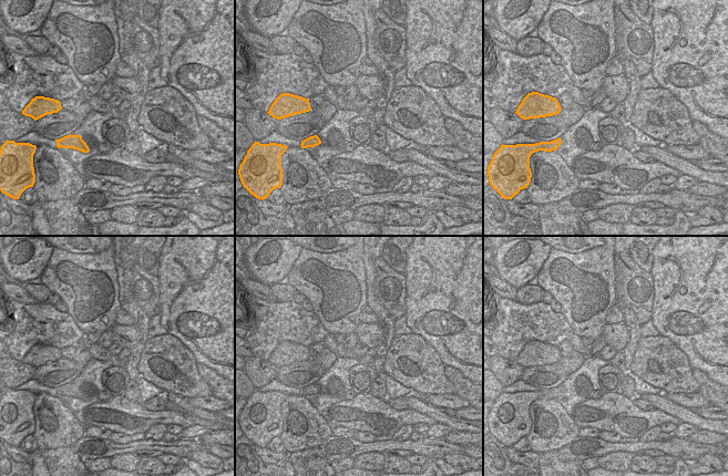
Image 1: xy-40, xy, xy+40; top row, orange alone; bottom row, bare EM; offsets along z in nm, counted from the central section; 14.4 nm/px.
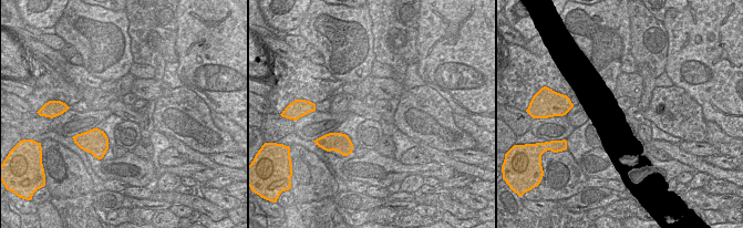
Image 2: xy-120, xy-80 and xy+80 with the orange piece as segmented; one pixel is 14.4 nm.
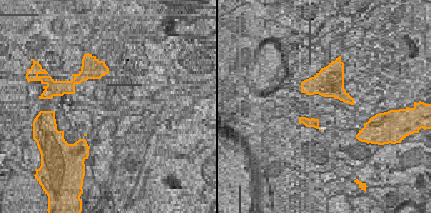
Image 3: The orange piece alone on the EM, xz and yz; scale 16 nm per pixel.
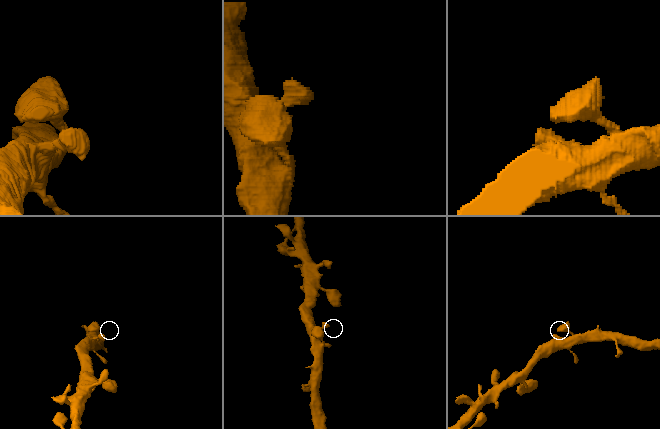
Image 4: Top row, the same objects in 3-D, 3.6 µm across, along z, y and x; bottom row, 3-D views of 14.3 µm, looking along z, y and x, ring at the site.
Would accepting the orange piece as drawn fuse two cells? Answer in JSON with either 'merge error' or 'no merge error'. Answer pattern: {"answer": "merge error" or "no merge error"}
{"answer": "no merge error"}

